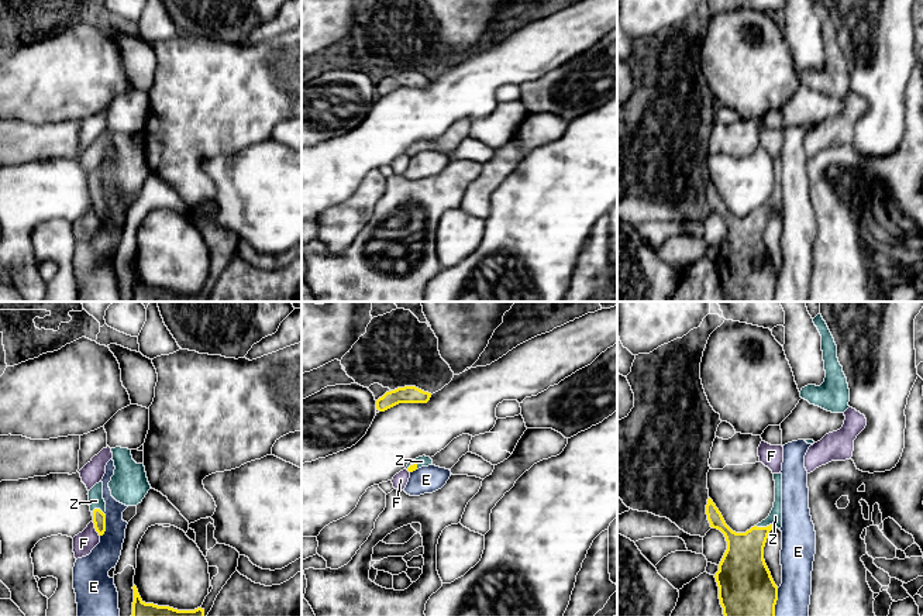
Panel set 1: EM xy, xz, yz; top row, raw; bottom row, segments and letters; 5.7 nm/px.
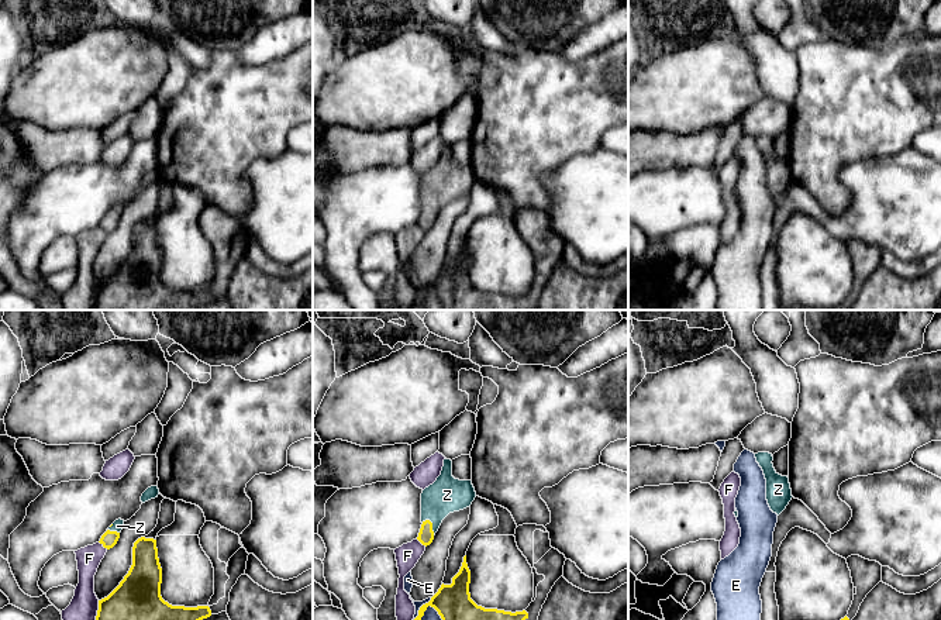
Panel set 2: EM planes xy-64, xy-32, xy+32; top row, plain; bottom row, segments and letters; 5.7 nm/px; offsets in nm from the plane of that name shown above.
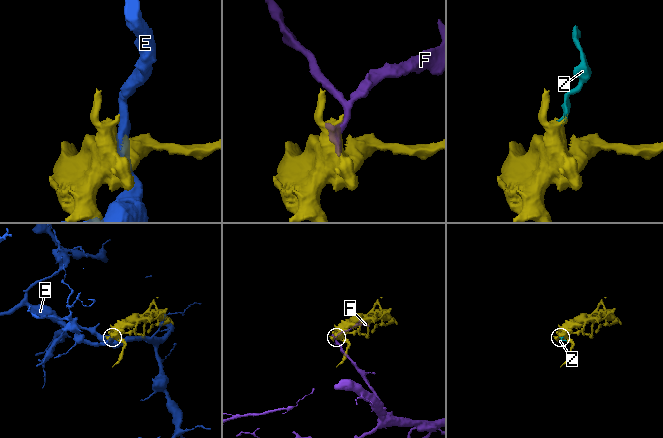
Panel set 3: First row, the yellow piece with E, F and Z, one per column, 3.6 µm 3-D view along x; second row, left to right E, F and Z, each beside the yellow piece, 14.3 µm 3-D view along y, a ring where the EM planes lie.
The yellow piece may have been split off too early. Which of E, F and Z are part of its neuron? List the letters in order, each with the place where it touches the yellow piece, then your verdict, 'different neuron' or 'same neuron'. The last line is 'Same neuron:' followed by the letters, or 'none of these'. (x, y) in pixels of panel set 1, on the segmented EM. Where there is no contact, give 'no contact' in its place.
E: meets yellow in xy at (104, 525); different neuron
F: meets yellow in xy at (96, 529); different neuron
Z: meets yellow in yz at (767, 526); same neuron
Same neuron: Z

